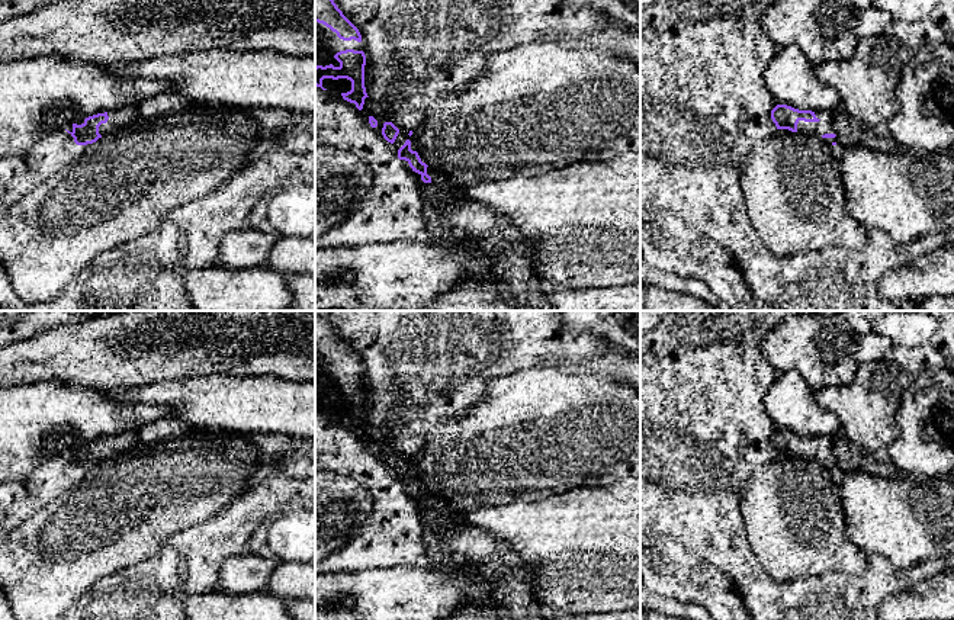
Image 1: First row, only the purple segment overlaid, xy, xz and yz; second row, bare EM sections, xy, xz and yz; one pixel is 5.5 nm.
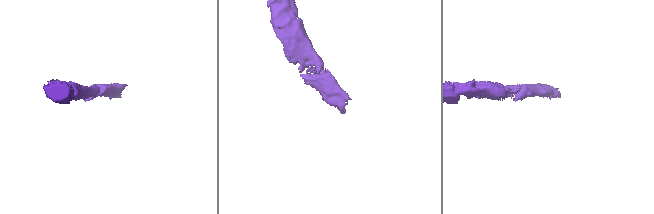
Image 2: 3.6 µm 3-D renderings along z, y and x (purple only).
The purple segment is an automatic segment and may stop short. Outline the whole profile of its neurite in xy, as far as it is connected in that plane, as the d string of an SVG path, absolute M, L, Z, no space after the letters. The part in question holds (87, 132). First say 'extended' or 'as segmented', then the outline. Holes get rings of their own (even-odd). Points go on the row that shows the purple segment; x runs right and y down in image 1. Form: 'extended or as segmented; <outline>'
extended; M128 105L86 119L78 119L64 129L74 138L77 145L87 145L96 142L102 136L113 134L119 128L134 123L136 118L138 106Z

